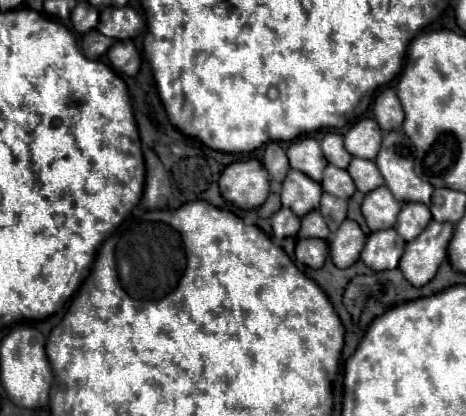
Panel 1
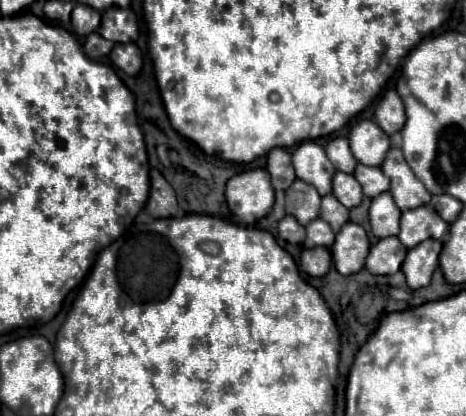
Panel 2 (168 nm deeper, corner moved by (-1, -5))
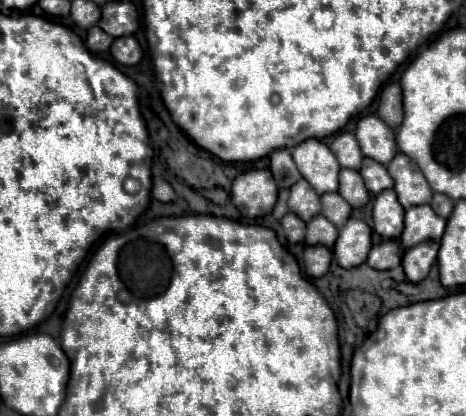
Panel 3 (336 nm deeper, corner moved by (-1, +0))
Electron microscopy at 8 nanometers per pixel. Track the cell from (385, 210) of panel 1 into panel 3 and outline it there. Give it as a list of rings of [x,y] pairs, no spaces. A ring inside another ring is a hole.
[[[383,190],[373,204],[375,232],[385,240],[397,240],[403,232],[403,206],[399,204],[395,190]]]

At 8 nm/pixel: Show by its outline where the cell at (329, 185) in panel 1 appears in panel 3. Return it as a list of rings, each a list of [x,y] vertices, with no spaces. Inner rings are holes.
[[[349,168],[341,170],[341,174],[339,174],[339,194],[353,208],[361,208],[369,202],[369,192],[367,192],[363,178],[357,170],[349,170]]]

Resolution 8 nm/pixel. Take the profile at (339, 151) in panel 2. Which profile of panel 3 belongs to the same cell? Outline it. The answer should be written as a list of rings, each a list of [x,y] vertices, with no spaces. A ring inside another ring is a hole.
[[[341,132],[337,134],[337,138],[331,144],[331,152],[335,154],[335,158],[339,160],[339,164],[343,168],[351,168],[351,170],[359,170],[361,168],[361,148],[355,140],[355,134],[351,132]]]

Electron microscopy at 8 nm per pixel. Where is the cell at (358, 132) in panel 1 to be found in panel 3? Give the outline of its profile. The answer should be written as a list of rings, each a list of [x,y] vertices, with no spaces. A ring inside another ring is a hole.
[[[375,114],[363,116],[357,122],[357,142],[361,146],[361,152],[367,158],[373,158],[381,164],[389,164],[393,156],[397,154],[397,144],[395,144],[395,132]]]

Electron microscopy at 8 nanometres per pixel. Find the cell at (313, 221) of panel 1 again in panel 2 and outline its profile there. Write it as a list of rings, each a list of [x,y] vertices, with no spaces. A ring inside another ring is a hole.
[[[317,217],[315,221],[311,221],[311,225],[305,227],[307,229],[307,237],[305,237],[305,243],[303,247],[331,247],[333,241],[335,241],[335,233],[333,229],[321,219]]]

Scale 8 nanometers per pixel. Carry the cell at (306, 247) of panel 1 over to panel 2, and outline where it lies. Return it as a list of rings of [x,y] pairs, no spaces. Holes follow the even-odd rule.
[[[327,247],[303,249],[301,253],[301,269],[311,277],[323,277],[329,271],[331,253]]]

